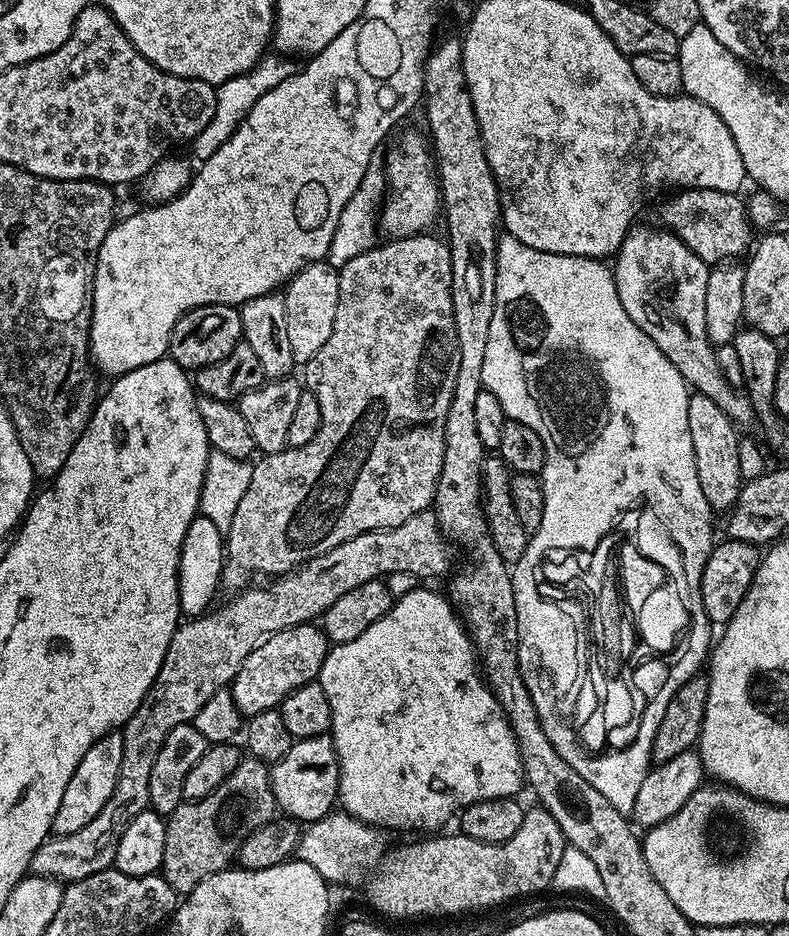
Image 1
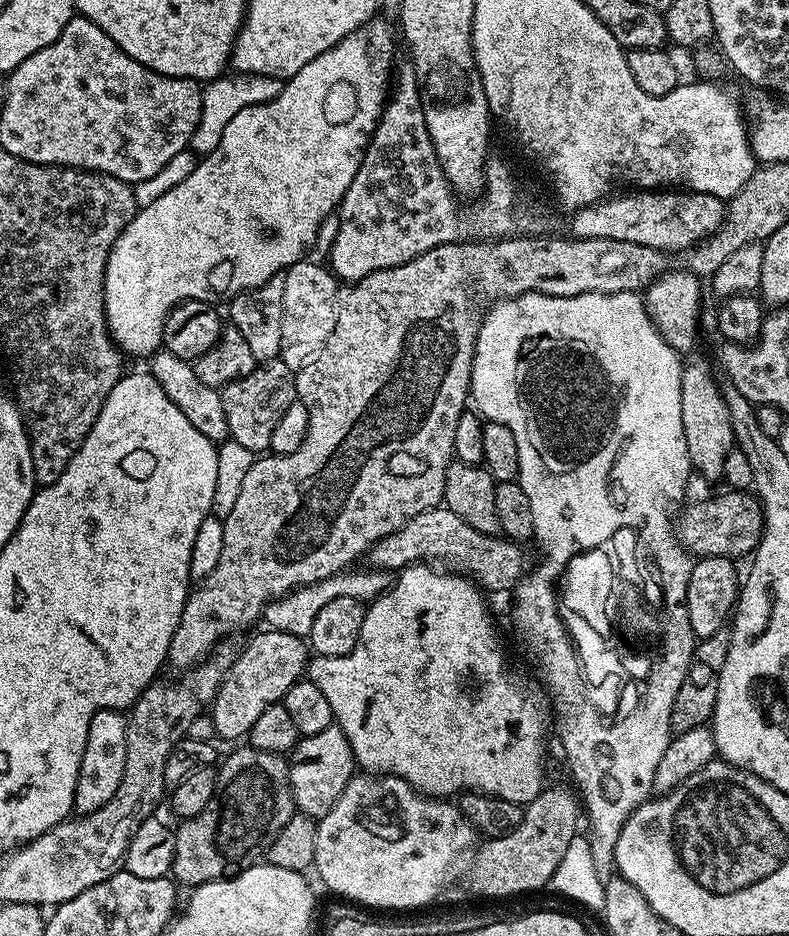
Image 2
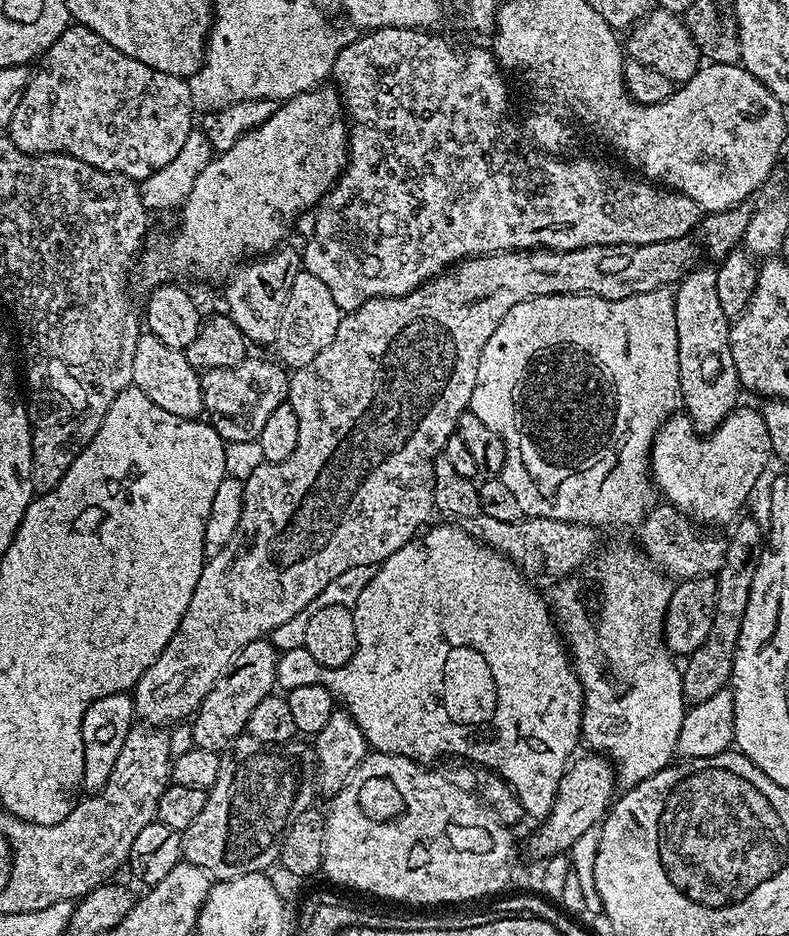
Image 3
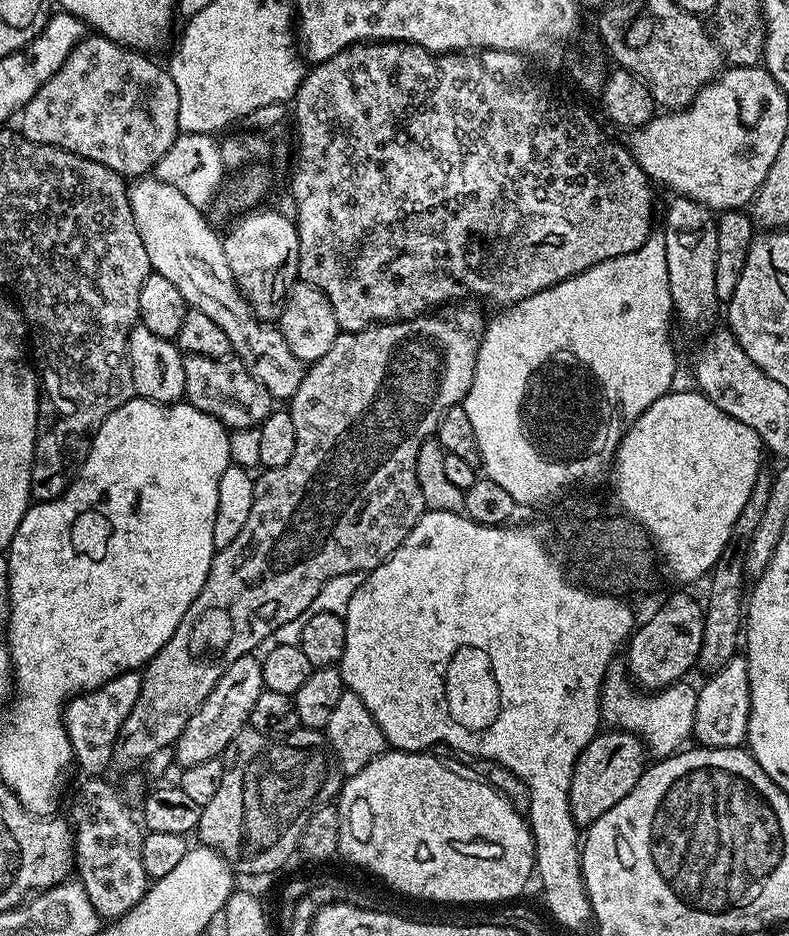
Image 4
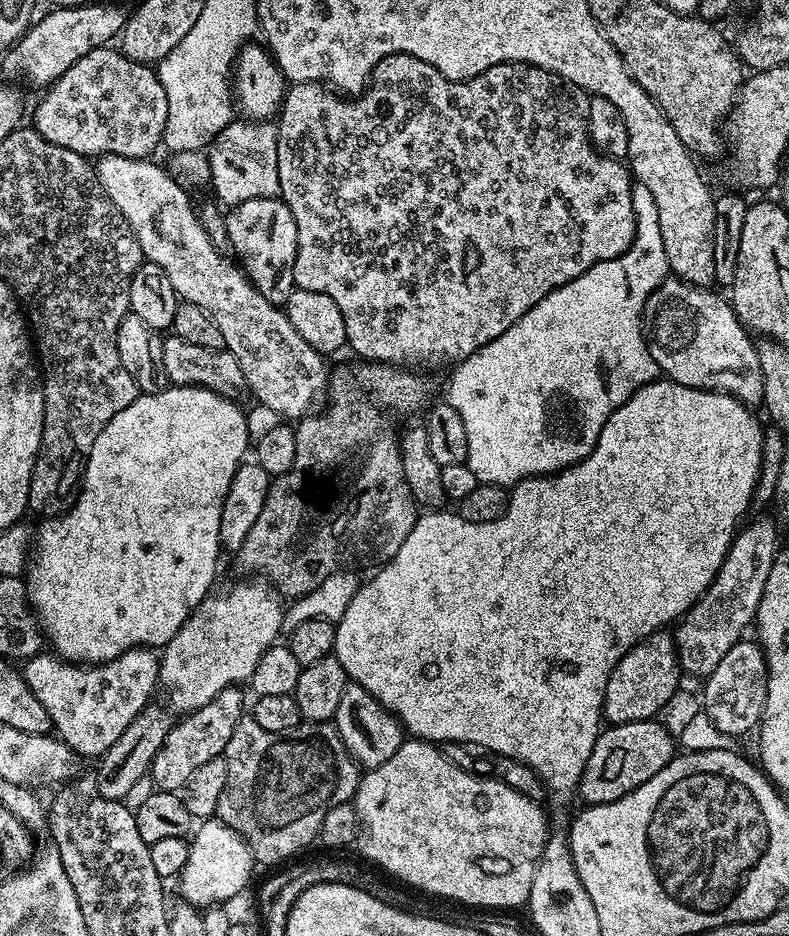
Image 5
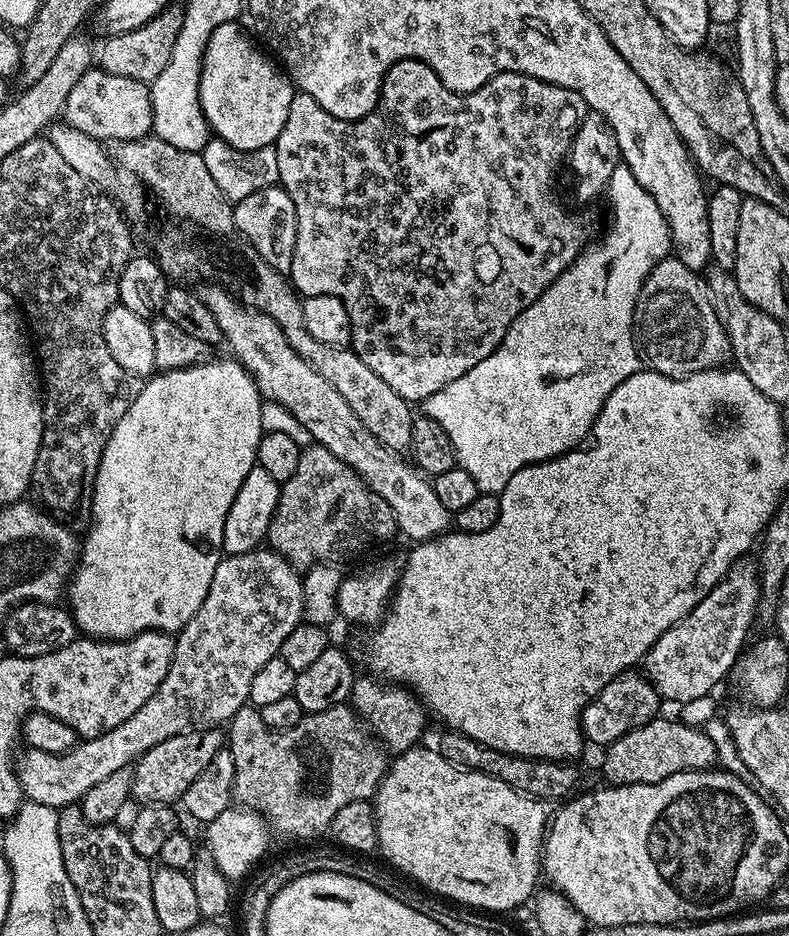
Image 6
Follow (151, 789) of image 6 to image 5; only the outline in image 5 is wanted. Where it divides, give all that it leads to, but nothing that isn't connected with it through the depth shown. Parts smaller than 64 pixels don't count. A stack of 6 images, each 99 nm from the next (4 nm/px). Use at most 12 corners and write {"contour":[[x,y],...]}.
{"contour":[[239,687],[173,723],[150,769],[179,793],[223,756],[246,712]]}

